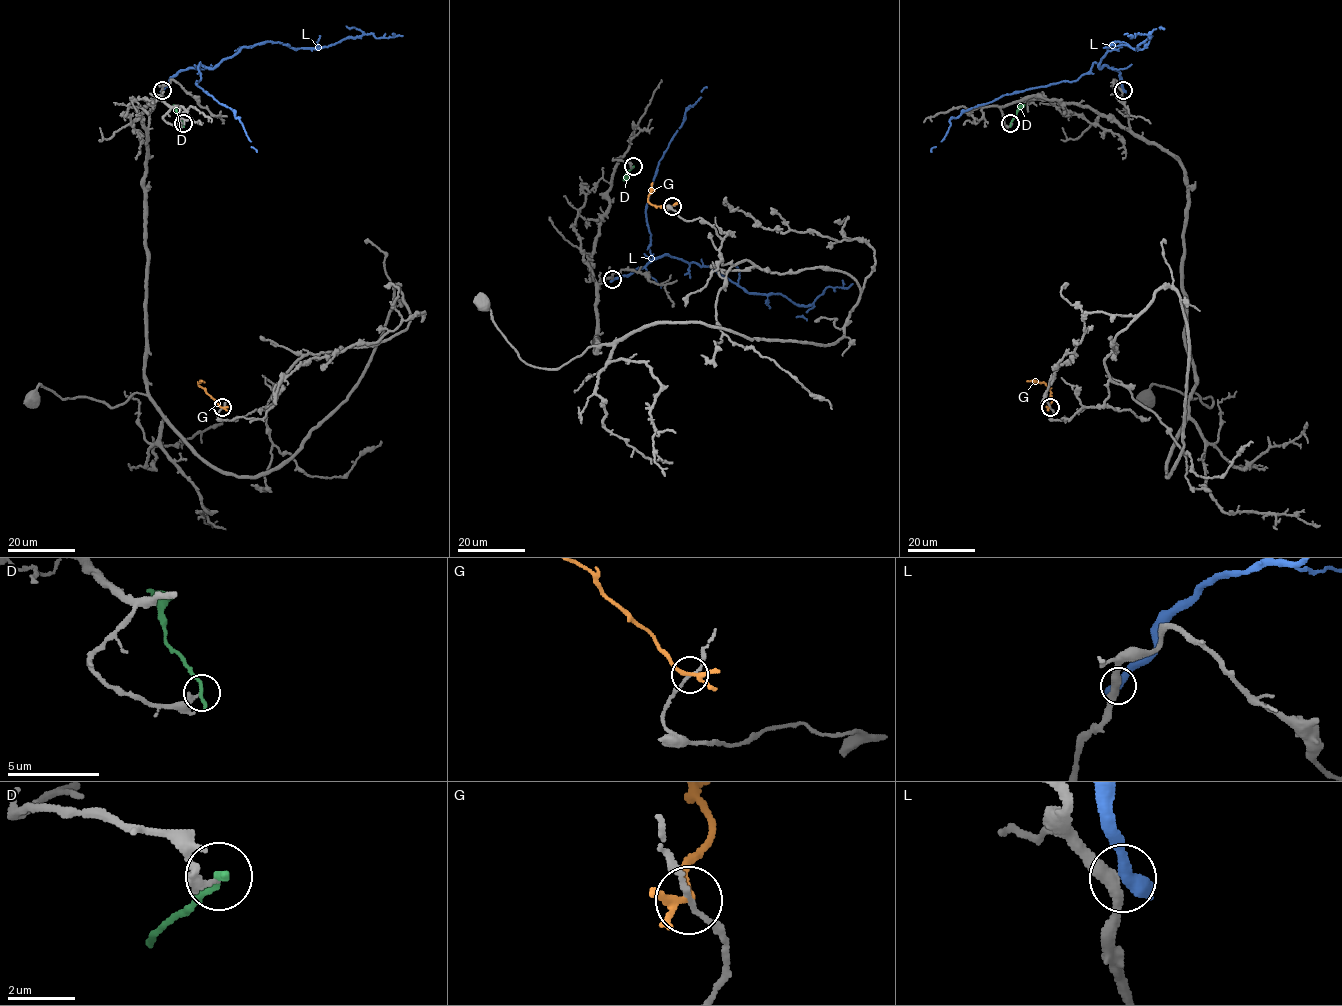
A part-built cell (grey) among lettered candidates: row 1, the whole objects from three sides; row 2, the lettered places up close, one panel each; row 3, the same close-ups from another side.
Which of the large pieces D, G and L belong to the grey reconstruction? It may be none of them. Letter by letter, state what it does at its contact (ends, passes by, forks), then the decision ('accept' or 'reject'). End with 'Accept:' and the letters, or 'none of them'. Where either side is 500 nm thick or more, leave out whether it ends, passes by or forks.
D: it ends; reject
G: it forks; reject
L: reject
Accept: none of them

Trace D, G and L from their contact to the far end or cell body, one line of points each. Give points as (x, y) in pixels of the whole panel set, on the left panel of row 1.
D: (183, 124), (173, 104)
G: (222, 407), (198, 384), (202, 381)
L: (162, 90), (181, 71), (214, 67), (244, 46), (267, 41), (322, 48), (363, 35), (402, 35)

